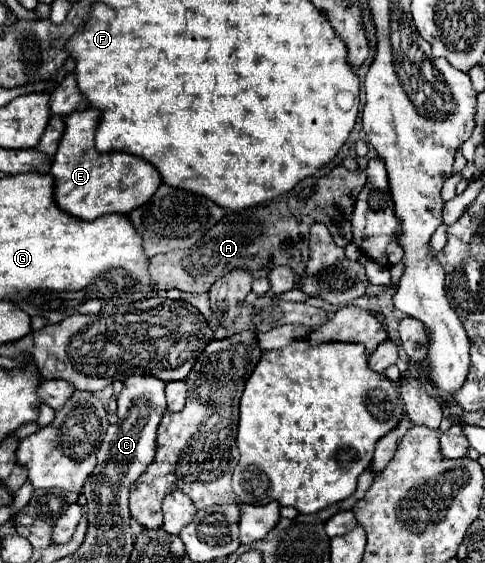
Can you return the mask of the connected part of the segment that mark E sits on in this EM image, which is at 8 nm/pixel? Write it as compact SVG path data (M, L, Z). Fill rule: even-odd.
M88 107L82 111L72 111L68 115L66 131L62 143L58 145L50 169L52 177L56 179L54 197L58 207L78 219L88 219L88 221L106 213L126 215L142 207L142 203L146 203L162 183L158 169L142 157L120 151L110 151L110 153L96 151L94 135L100 121L98 113L100 111L96 107Z

